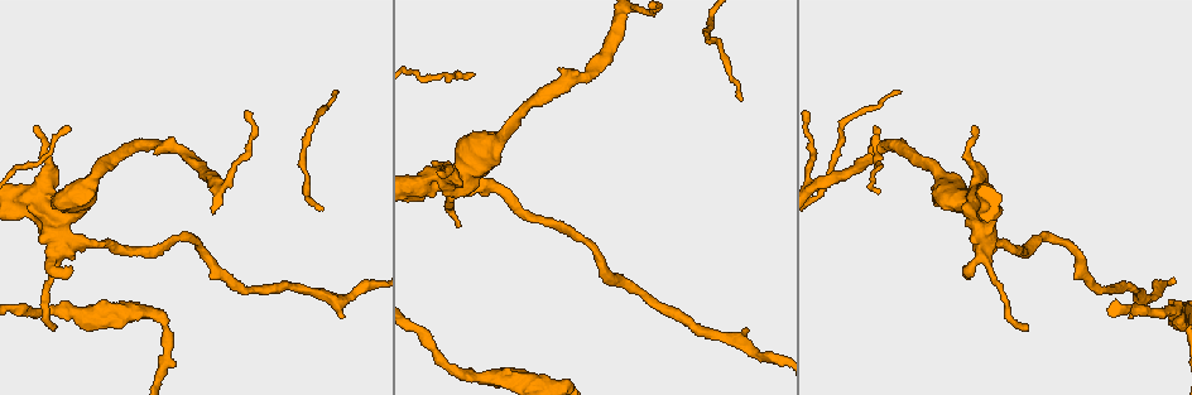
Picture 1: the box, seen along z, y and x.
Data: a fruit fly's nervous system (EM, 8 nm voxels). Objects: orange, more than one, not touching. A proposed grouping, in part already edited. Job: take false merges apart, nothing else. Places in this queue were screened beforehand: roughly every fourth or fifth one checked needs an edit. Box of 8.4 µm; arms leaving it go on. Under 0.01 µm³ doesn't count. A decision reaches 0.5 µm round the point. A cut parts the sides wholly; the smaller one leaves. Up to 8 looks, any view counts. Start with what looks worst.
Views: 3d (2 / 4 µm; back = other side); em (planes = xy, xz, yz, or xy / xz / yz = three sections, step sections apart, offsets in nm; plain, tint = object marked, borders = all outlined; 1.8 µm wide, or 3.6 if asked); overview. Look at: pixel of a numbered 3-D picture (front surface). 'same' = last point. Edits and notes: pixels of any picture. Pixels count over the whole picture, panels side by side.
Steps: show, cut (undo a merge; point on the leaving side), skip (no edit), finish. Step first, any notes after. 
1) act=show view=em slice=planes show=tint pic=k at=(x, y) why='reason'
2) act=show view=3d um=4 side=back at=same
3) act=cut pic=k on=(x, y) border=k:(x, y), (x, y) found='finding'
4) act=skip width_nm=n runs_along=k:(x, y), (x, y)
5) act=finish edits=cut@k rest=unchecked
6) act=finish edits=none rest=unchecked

act=show view=em slice=xz step=16 show=plain pic=1 at=(61, 252) why='thick turns thin'

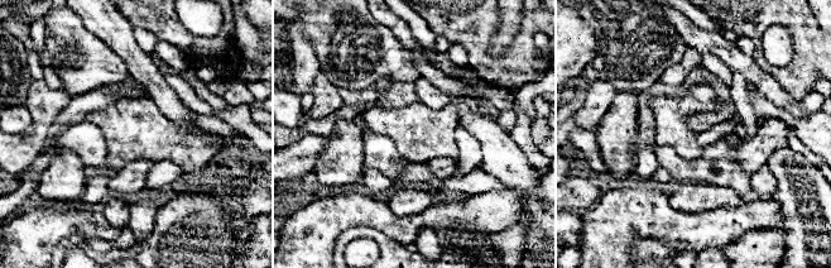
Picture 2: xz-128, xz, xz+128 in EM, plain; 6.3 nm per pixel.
act=show view=em slice=xz step=16 show=tint at=same why='with the object marked'

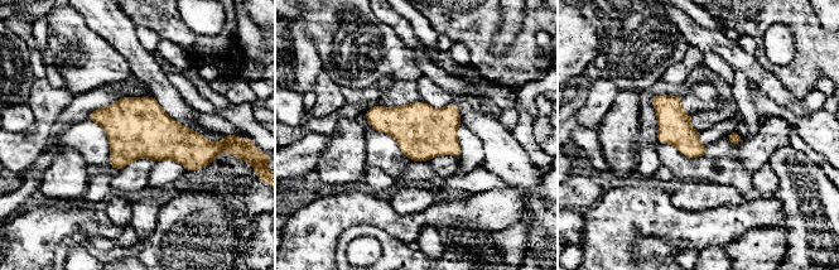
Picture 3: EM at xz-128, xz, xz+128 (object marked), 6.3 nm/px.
act=skip width_nm=160 found='all the same neuron'

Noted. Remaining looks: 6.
act=show view=3d um=4 pic=1 at=(973, 166)

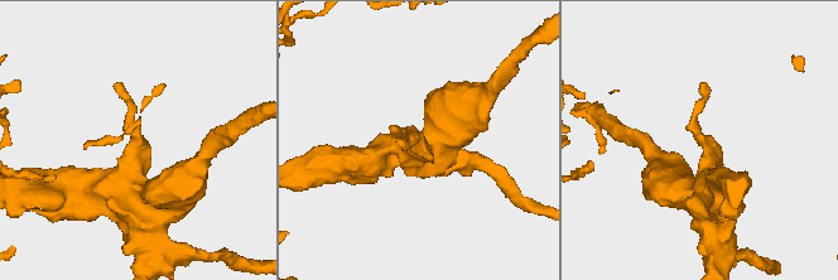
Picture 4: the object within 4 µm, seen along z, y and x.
act=show view=em slice=planes show=plain pic=4 at=(421, 141) why='shape alone is not enough'

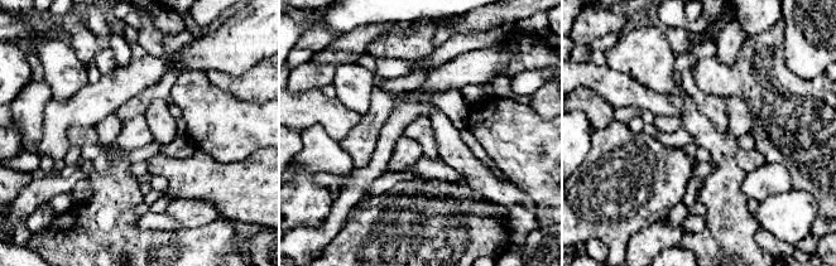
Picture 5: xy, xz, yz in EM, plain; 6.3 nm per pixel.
act=show view=em slice=planes show=tint at=same why='where the object lies'

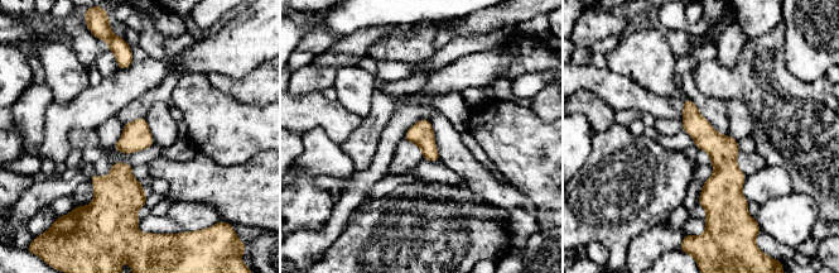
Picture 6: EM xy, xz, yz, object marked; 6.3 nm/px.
act=skip width_nm=160 runs_along=6:(686, 101), (721, 151), (710, 210) found='all the same neuron'

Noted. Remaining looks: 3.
act=show view=em slice=xy step=4 show=tint pic=1 at=(486, 374) why='sudden change in width'

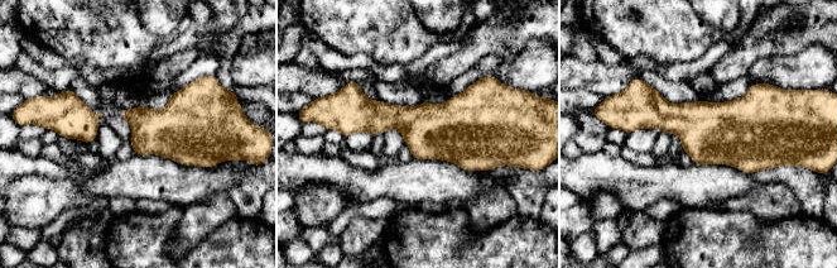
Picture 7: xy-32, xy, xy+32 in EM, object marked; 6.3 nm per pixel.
act=show view=em slice=xz step=16 show=borders at=same why='cut it another way'

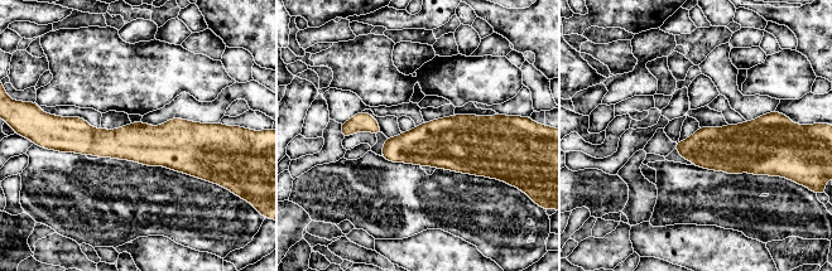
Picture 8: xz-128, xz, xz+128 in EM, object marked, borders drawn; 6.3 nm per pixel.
act=skip width_nm=240 runs_along=8:(62, 126), (89, 141), (208, 139) found='all the same neuron'

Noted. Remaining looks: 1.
act=finish edits=none rest=unchecked

